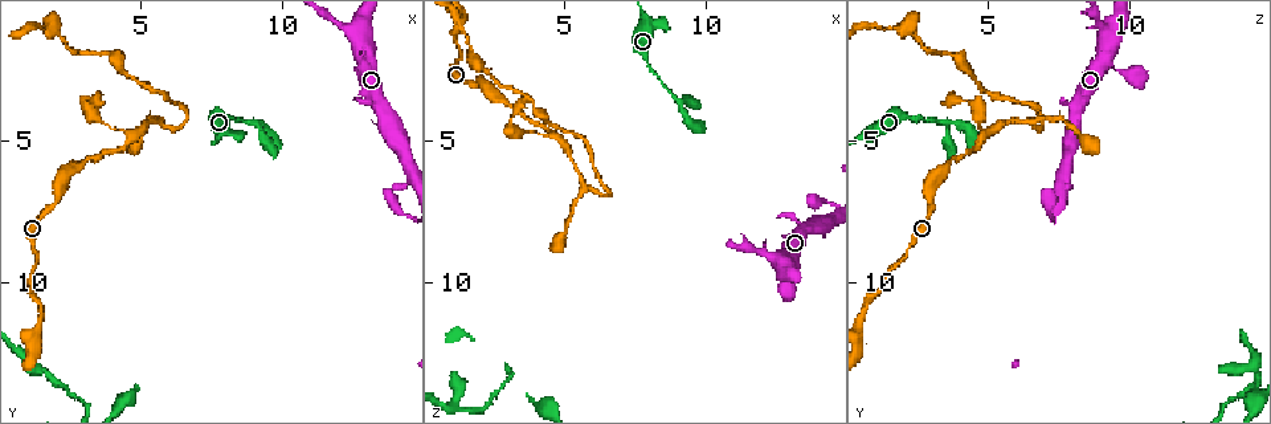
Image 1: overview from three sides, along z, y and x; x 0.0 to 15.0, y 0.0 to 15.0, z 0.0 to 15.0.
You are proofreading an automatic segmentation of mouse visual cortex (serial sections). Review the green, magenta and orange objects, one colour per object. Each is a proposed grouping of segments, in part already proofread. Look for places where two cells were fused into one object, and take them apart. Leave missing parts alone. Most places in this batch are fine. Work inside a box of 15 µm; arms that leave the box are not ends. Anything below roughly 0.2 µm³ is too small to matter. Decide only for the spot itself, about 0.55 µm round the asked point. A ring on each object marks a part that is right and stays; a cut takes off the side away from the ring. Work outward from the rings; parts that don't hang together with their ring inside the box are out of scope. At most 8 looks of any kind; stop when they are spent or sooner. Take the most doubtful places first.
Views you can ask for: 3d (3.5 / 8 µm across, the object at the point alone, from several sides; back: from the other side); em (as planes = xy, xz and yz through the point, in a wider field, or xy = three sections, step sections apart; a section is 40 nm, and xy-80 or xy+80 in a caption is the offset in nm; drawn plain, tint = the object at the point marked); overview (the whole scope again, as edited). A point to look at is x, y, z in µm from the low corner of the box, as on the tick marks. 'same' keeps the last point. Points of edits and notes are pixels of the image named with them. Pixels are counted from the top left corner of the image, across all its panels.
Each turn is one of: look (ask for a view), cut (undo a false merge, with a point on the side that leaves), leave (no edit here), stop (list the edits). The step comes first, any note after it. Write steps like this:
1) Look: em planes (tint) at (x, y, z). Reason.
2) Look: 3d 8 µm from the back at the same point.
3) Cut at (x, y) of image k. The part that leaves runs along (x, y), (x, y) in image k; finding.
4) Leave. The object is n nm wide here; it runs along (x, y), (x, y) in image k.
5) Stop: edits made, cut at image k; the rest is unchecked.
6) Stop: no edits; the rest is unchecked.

Look: 3d 3.5 µm at (4.6, 5.0, 4.7). Three arms meet.

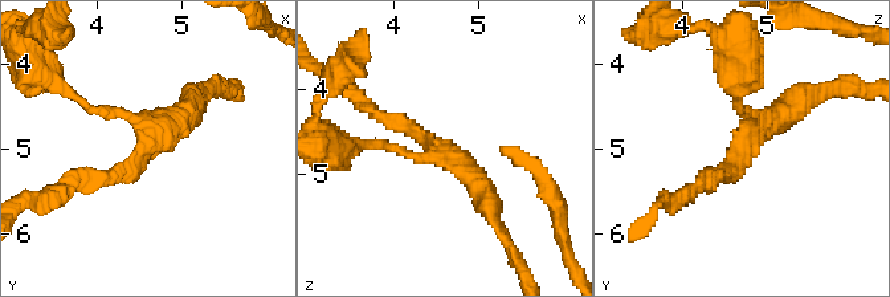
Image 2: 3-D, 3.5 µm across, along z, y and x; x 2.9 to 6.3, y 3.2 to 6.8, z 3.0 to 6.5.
Look: em planes (tint) at (4.65, 4.90, 4.75).

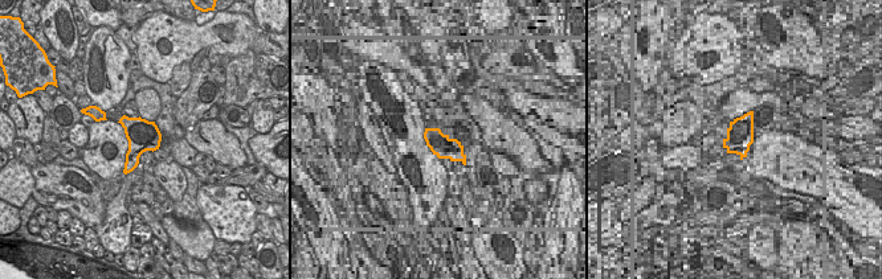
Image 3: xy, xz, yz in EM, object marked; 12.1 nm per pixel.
Look: em xy step 3 (tint) at the same point.

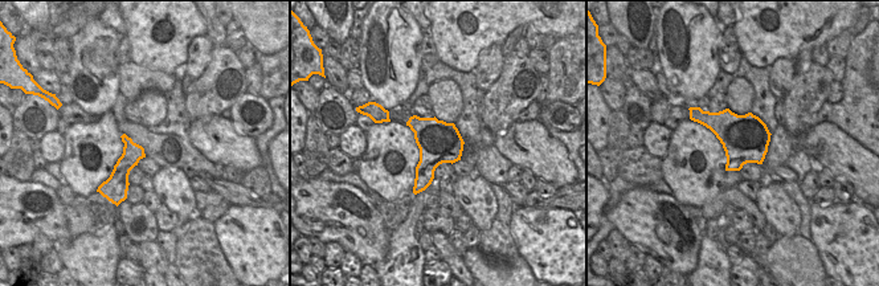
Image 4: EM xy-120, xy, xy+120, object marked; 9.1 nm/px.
Leave. It runs along (382, 114), (472, 171), (492, 212) in image 2; one cell here.

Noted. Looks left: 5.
Look: 3d 3.5 µm at (6.5, 4.3, 6.9). Abrupt turn.

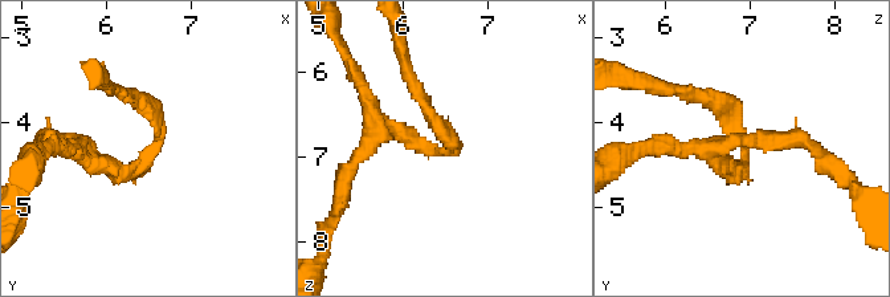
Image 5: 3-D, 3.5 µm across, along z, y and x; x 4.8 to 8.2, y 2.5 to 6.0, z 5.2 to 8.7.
Look: em xy step 3 (tint) at (6.65, 4.25, 6.90).

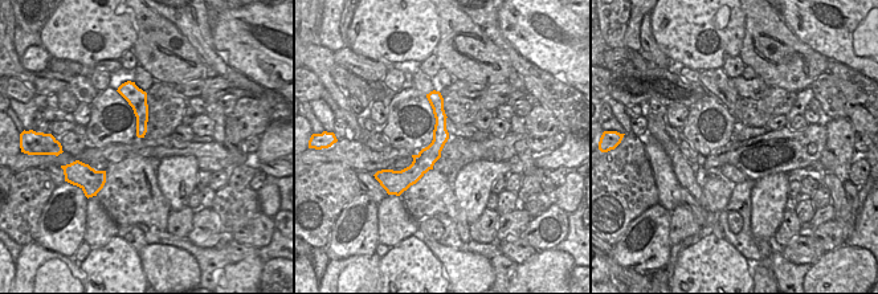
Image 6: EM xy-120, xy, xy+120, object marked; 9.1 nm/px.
Leave. It runs along (436, 94), (436, 147), (393, 175) in image 6; all the same cell.

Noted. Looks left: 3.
Look: 3d 8 µm at (1.7, 1.0, 1.9). Thick turns thin.

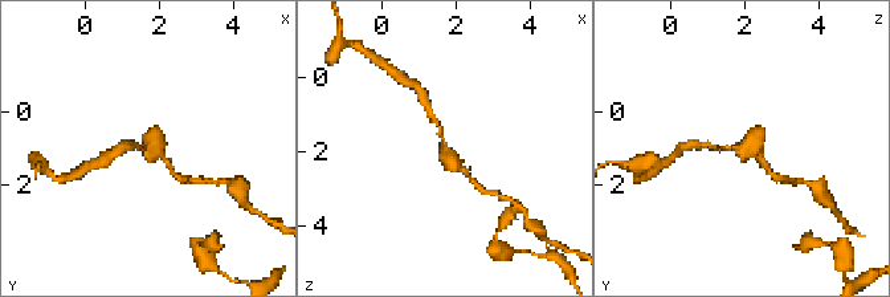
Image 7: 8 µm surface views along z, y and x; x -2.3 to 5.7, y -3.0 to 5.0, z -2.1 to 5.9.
Look: 3d 3.5 µm at (1.6, 1.0, 1.8). Zoom in.

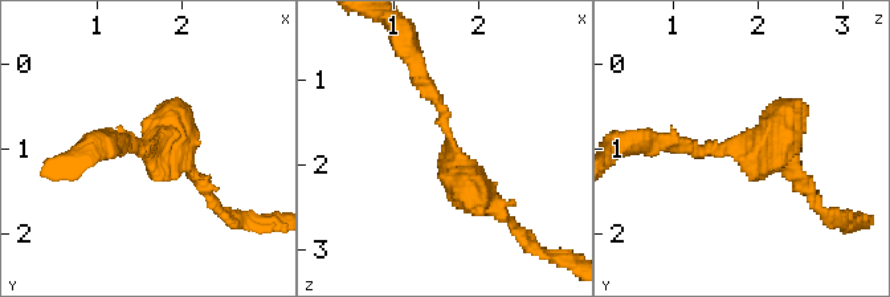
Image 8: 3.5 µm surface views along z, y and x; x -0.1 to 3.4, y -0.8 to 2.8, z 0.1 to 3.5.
Leave. It runs along (490, 204), (449, 163), (445, 113), (421, 72) in image 8; one cell here.

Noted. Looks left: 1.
Stop: no edits; the rest is unchecked.

